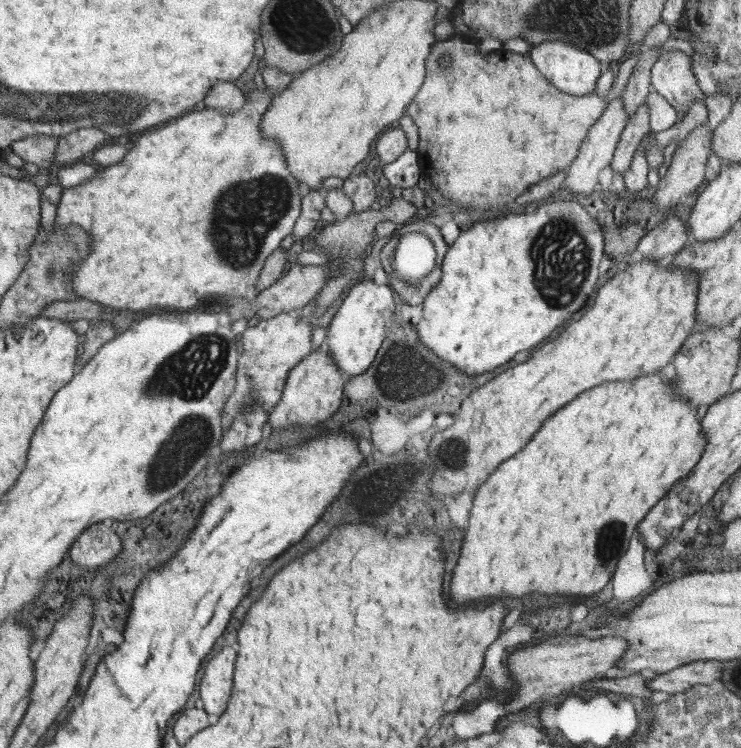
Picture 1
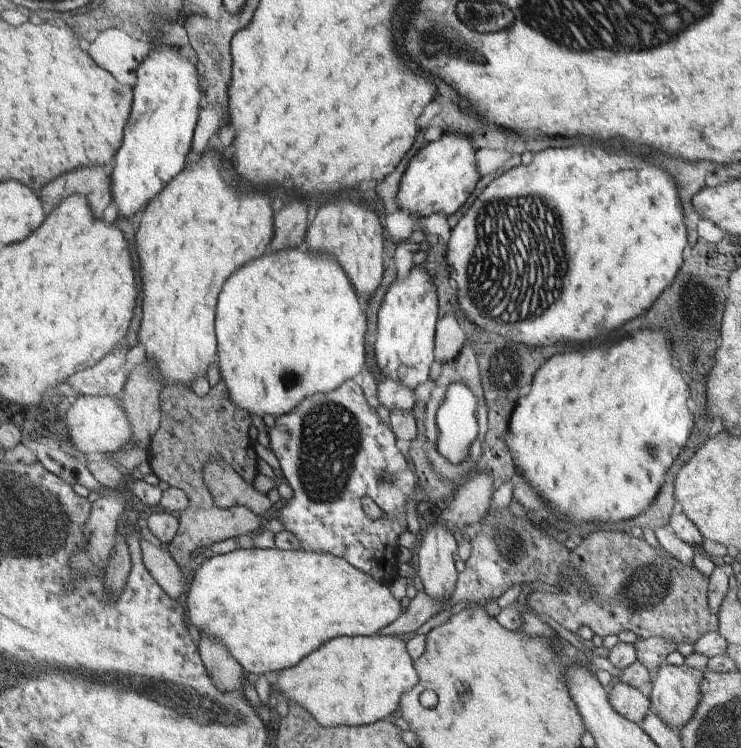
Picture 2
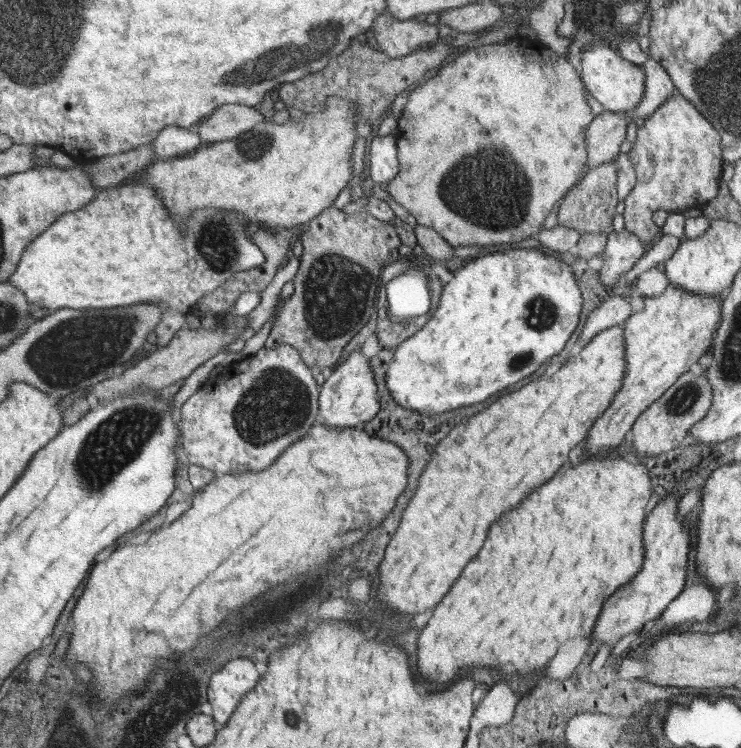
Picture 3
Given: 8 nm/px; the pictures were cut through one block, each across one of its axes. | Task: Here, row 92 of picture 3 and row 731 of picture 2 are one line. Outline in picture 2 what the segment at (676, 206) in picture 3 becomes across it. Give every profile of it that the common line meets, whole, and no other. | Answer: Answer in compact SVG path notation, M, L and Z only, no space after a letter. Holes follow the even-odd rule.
M662 664L657 668L655 679L652 681L651 712L662 719L670 728L680 732L680 729L695 716L695 710L702 700L703 671L689 666Z

